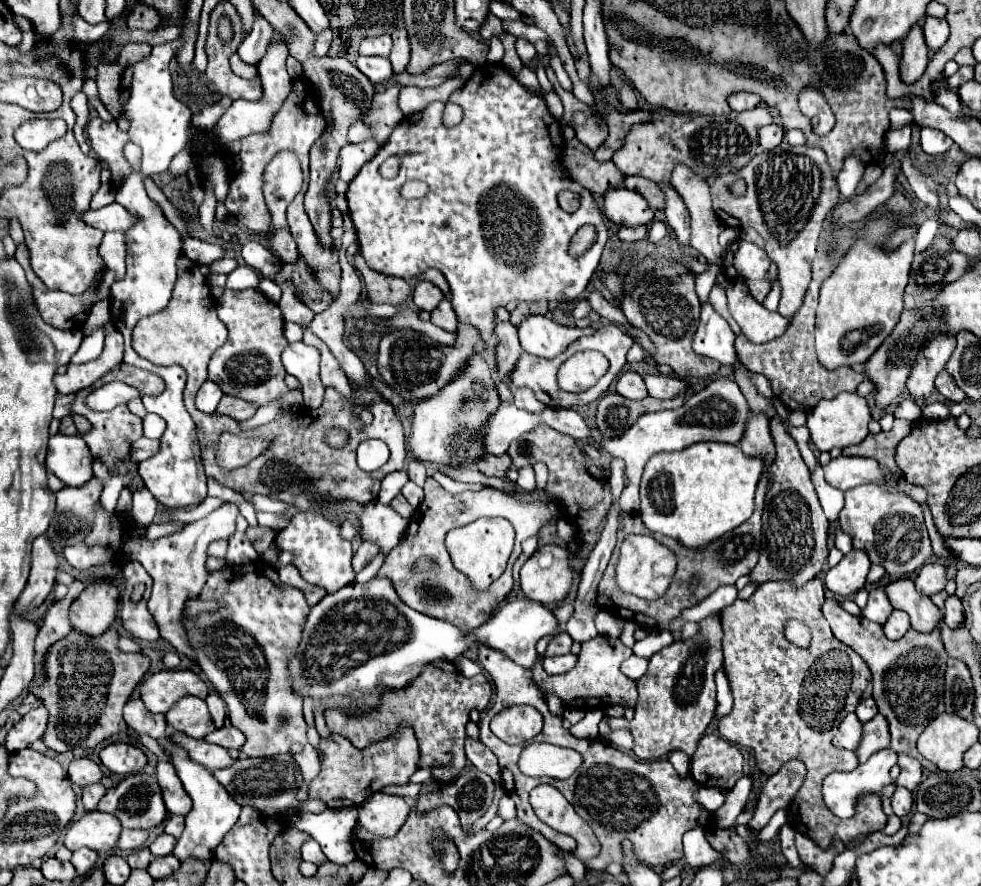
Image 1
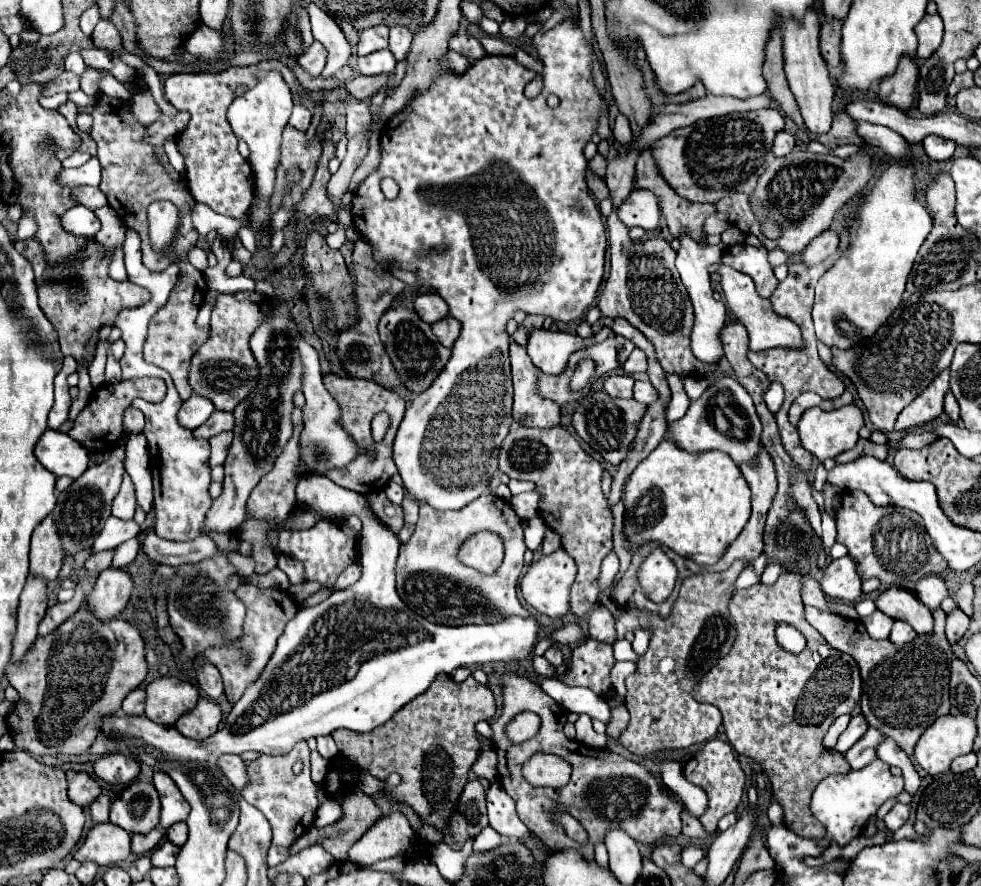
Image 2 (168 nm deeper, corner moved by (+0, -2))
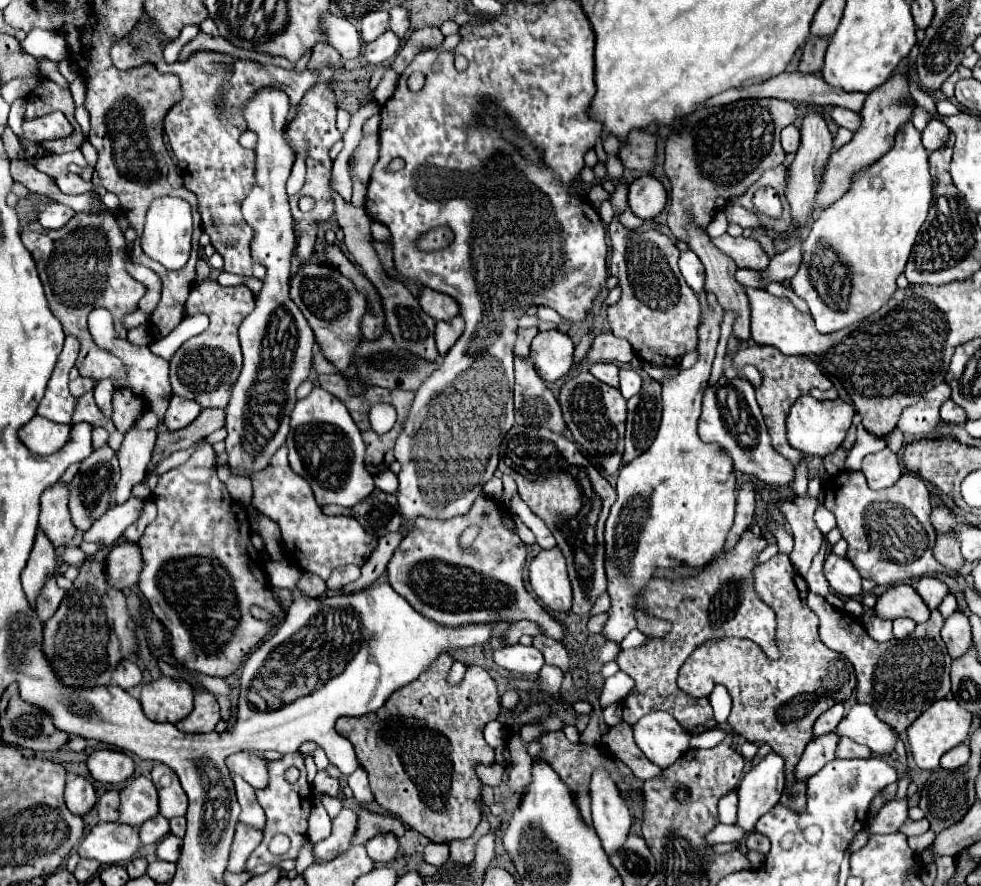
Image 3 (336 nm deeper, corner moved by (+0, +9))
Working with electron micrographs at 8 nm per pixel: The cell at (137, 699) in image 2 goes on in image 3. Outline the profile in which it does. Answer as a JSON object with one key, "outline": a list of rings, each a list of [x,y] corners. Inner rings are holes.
{"outline":[[[124,661],[118,665],[116,673],[114,673],[114,683],[120,685],[124,691],[132,691],[136,685],[140,685],[142,681],[142,671],[138,669],[138,665],[134,661]]]}

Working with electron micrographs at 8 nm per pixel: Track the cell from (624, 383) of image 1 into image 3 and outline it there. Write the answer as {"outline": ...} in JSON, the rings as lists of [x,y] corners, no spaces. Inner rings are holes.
{"outline":[[[594,363],[590,367],[590,373],[596,375],[602,383],[606,383],[610,387],[618,387],[618,373],[620,373],[618,365],[614,365],[614,363]]]}

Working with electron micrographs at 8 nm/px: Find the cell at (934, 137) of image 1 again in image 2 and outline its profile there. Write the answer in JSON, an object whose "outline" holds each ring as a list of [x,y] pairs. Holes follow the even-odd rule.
{"outline":[[[926,136],[922,140],[922,146],[932,160],[948,160],[956,150],[956,144],[952,144],[952,140],[940,140],[940,136]]]}

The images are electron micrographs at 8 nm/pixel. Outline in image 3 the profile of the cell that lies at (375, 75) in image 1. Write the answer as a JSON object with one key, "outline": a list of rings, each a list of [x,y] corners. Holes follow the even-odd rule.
{"outline":[[[388,31],[388,33],[382,33],[376,41],[368,43],[368,45],[364,47],[362,55],[364,55],[364,59],[366,59],[368,63],[378,65],[378,63],[382,63],[382,61],[392,59],[392,57],[398,53],[398,49],[400,49],[400,39],[398,39],[392,31]]]}

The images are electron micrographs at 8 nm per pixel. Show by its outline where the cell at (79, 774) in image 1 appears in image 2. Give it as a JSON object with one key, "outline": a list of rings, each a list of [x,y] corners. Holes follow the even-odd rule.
{"outline":[[[84,772],[68,774],[68,800],[78,804],[80,808],[88,808],[92,800],[100,796],[100,786]]]}

